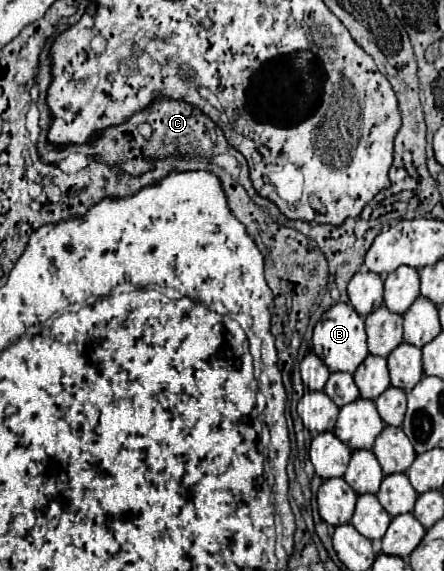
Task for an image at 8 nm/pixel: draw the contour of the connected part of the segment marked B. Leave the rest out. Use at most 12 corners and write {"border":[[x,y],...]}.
{"border":[[349,303],[329,307],[313,351],[331,371],[353,373],[369,355],[365,319]]}

